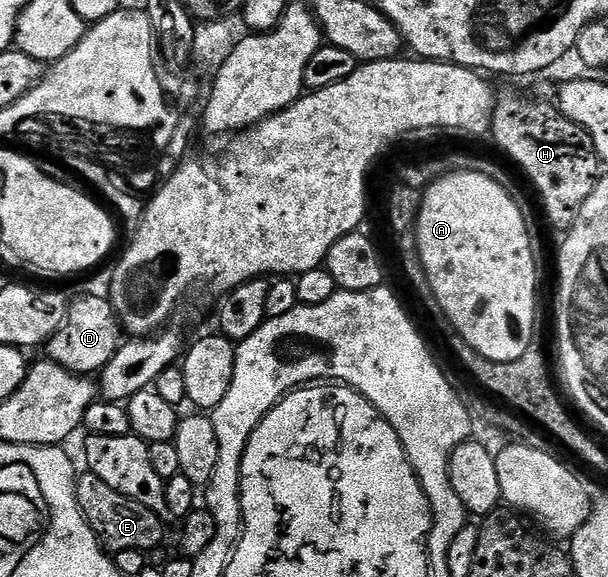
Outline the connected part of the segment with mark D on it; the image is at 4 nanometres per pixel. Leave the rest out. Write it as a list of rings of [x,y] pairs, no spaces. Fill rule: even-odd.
[[[80,296],[68,305],[68,316],[64,325],[49,338],[46,345],[47,359],[67,372],[96,374],[114,358],[122,343],[122,325],[112,309],[111,300],[100,296]]]

